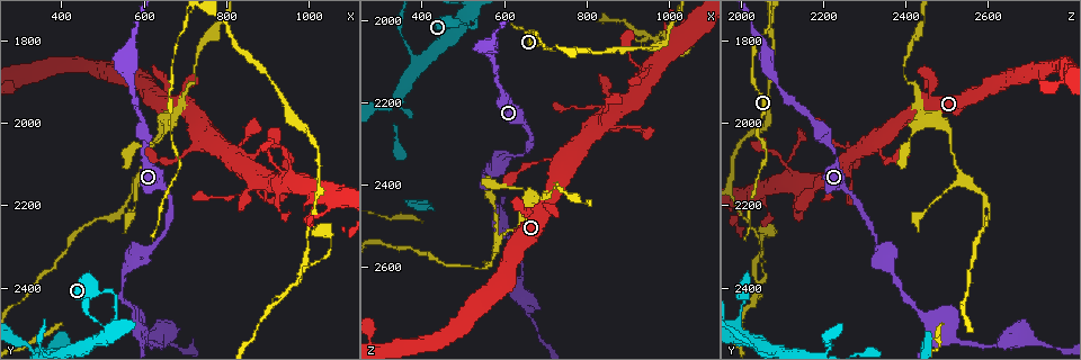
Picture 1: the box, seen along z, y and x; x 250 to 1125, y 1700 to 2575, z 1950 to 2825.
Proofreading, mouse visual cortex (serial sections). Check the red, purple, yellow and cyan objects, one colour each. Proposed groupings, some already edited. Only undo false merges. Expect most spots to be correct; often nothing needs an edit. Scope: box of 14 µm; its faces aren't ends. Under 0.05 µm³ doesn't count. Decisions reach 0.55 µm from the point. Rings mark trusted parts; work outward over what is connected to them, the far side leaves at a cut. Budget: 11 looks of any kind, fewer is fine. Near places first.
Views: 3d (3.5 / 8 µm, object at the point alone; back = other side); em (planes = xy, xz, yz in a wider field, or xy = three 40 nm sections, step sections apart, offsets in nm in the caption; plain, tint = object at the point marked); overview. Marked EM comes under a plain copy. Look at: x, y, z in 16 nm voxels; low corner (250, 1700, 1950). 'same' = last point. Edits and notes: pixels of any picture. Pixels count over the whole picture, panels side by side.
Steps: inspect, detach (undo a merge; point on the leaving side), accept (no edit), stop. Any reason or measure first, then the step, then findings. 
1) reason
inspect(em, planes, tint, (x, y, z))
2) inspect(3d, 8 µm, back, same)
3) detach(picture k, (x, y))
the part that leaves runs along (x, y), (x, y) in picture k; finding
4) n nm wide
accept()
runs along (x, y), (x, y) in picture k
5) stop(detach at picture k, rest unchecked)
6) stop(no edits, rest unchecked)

small branch off a trunk
inspect(3d, 3.5 µm, (1045, 2180, 2025))

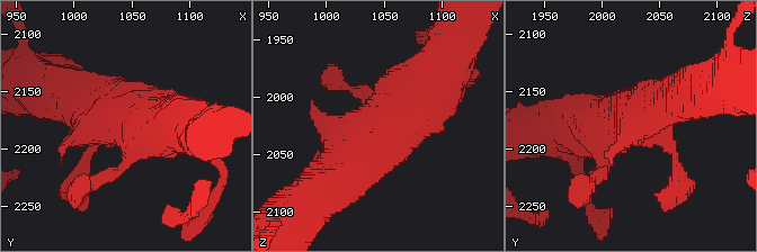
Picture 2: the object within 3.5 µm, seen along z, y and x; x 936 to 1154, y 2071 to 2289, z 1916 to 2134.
need the tissue
inspect(em, xy, step 3, tint, (1048, 2178, 2020))

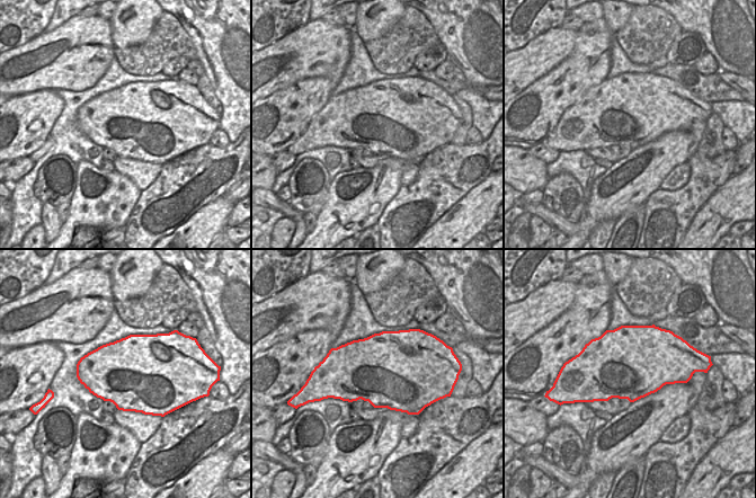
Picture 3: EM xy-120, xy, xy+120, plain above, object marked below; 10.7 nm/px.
accept()
runs along (321, 188), (363, 135), (425, 90) in picture 2; all the same cell

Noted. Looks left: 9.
inspect(3d, 3.5 µm, (965, 2390, 2045))

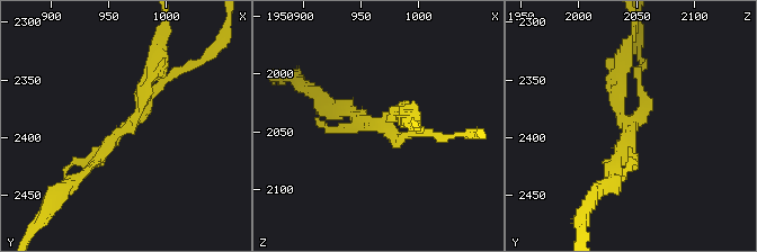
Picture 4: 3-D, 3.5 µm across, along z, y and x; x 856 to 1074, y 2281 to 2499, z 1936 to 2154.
inspect(em, xy, step 2, tint, (970, 2390, 2044))

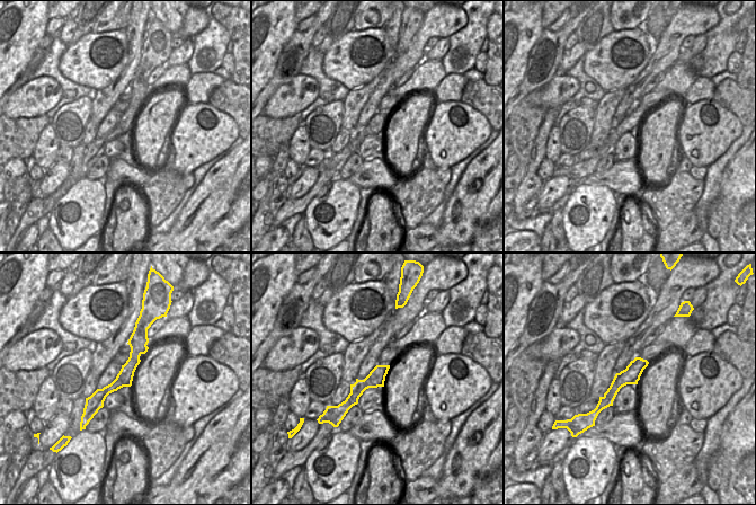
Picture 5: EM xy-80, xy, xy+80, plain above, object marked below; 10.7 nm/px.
accept()
runs along (139, 333), (133, 362), (91, 413) in picture 5; continuous, no second cell

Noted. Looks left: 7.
a fork
inspect(em, planes, tint, (580, 2325, 2345))

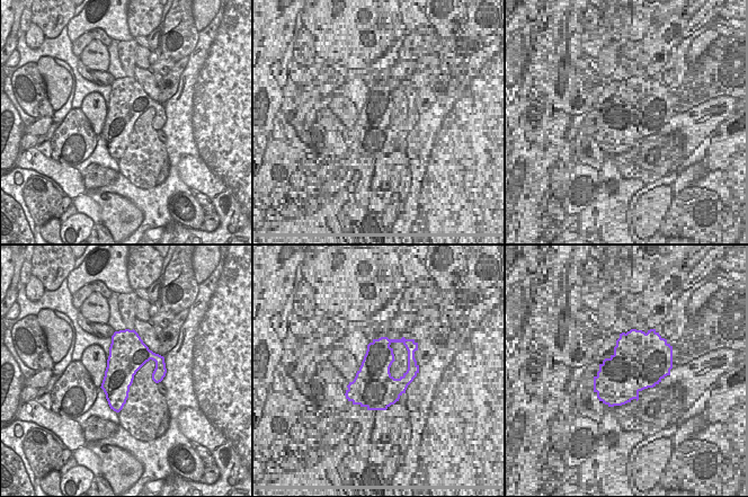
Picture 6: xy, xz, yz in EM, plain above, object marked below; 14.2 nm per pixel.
see where the arms go
inspect(3d, 3.5 µm, back, same)

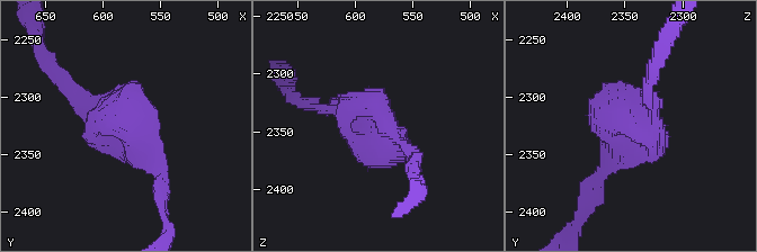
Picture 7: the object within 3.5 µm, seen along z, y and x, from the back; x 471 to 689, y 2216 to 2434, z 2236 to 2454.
accept()
runs along (69, 88), (121, 113), (162, 178) in picture 7; one cell here

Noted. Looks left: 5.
calibre changes
inspect(3d, 3.5 µm, (510, 2410, 2015))

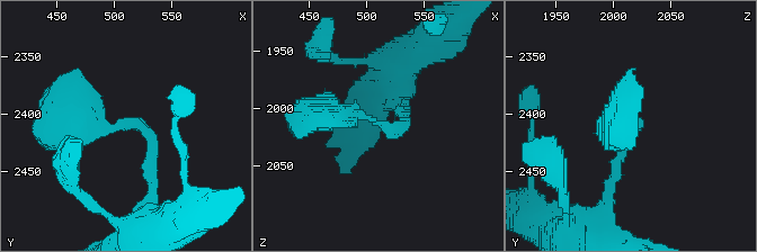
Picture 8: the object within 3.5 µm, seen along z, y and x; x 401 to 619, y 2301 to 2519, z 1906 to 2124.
accept()
runs along (52, 122), (139, 125), (153, 138), (149, 177) in picture 8; one cell here

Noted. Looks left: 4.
stop(no edits, rest unchecked)

